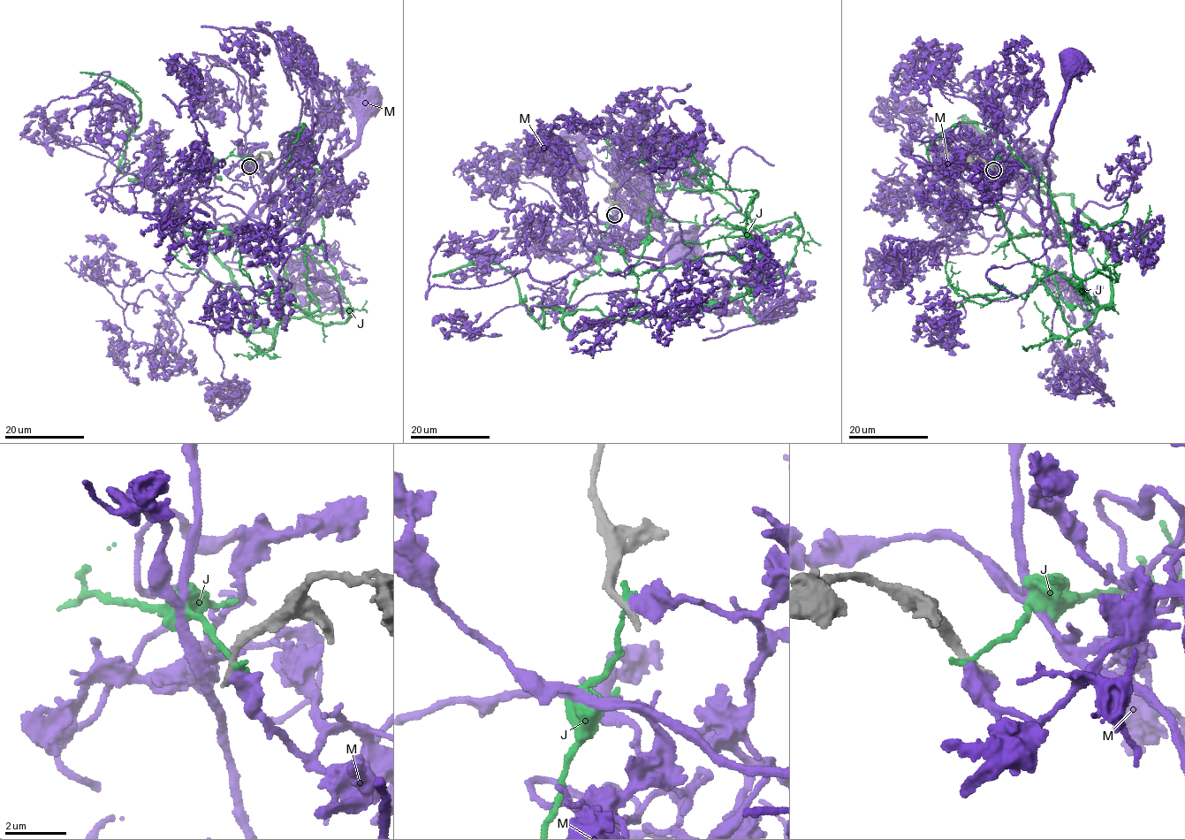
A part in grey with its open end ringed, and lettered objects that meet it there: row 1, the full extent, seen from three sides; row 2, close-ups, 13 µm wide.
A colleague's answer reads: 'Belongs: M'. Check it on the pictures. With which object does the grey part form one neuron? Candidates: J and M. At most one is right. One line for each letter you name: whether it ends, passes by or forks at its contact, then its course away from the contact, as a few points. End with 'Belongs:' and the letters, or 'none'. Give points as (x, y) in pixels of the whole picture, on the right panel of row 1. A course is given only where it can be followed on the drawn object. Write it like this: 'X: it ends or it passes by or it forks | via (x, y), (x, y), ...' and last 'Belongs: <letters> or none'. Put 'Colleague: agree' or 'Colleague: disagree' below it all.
Belongs: none
Colleague: disagree

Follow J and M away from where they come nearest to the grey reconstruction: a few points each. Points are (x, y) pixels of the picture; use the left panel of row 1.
J: (250, 164), (130, 181), (201, 228), (261, 324), (340, 324), (350, 301), (298, 180), (303, 123), (285, 166)
M: (250, 165), (262, 171), (247, 165), (252, 156), (254, 216), (254, 207), (351, 148), (360, 104)

